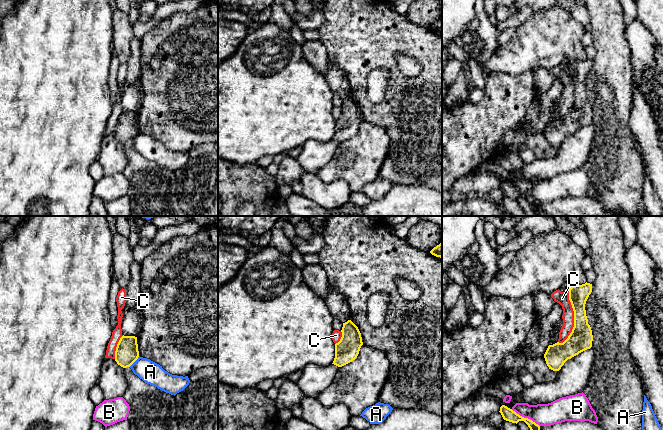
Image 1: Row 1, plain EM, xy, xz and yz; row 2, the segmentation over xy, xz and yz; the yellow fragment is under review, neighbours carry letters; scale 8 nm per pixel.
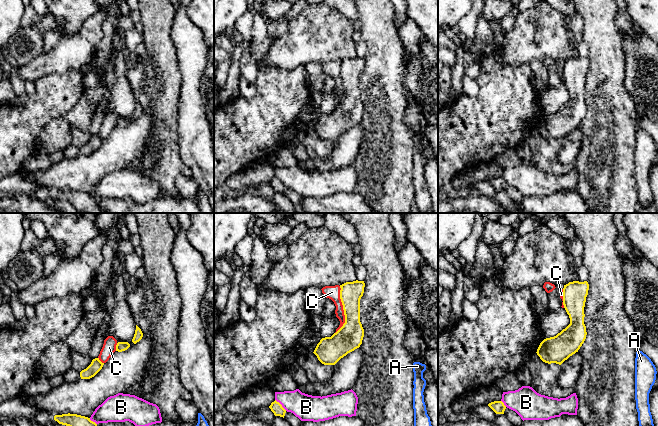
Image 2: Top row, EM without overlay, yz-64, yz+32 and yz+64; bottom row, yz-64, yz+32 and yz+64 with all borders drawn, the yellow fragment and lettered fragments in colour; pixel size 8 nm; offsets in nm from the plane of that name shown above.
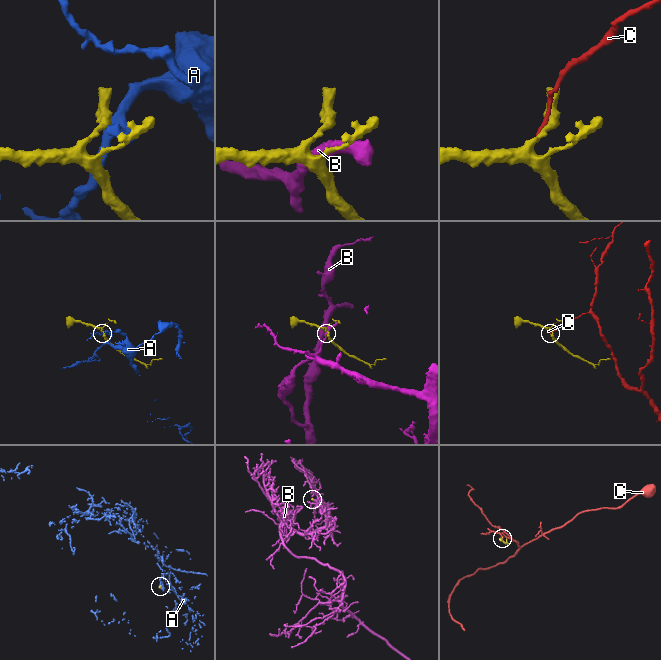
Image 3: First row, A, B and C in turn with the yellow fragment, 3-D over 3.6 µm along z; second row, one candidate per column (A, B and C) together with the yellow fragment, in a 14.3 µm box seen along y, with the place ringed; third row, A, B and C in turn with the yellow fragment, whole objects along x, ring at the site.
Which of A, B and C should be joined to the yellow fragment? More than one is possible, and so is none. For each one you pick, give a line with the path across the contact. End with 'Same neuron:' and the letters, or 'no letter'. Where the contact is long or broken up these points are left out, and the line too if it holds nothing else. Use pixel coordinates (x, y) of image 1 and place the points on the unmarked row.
Same neuron: no letter

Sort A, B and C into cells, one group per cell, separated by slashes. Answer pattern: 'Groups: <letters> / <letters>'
Groups: A / B / C

